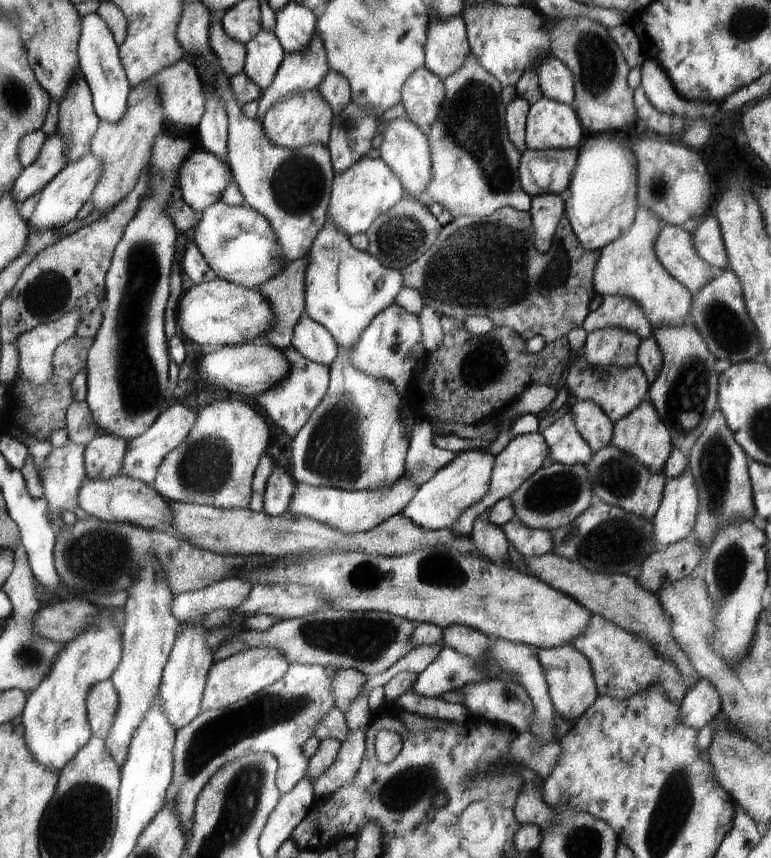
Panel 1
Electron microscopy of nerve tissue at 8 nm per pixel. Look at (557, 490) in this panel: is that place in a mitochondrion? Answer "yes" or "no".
yes

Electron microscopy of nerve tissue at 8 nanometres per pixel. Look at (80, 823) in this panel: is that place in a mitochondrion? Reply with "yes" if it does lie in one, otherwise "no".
yes

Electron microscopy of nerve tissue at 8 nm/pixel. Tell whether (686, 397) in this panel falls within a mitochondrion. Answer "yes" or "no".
yes

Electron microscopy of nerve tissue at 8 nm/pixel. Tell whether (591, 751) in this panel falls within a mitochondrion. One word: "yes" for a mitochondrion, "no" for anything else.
no

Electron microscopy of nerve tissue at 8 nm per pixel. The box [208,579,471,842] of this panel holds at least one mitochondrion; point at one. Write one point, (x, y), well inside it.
(363, 640)

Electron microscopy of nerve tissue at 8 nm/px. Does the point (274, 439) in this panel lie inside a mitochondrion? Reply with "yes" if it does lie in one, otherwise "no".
no

